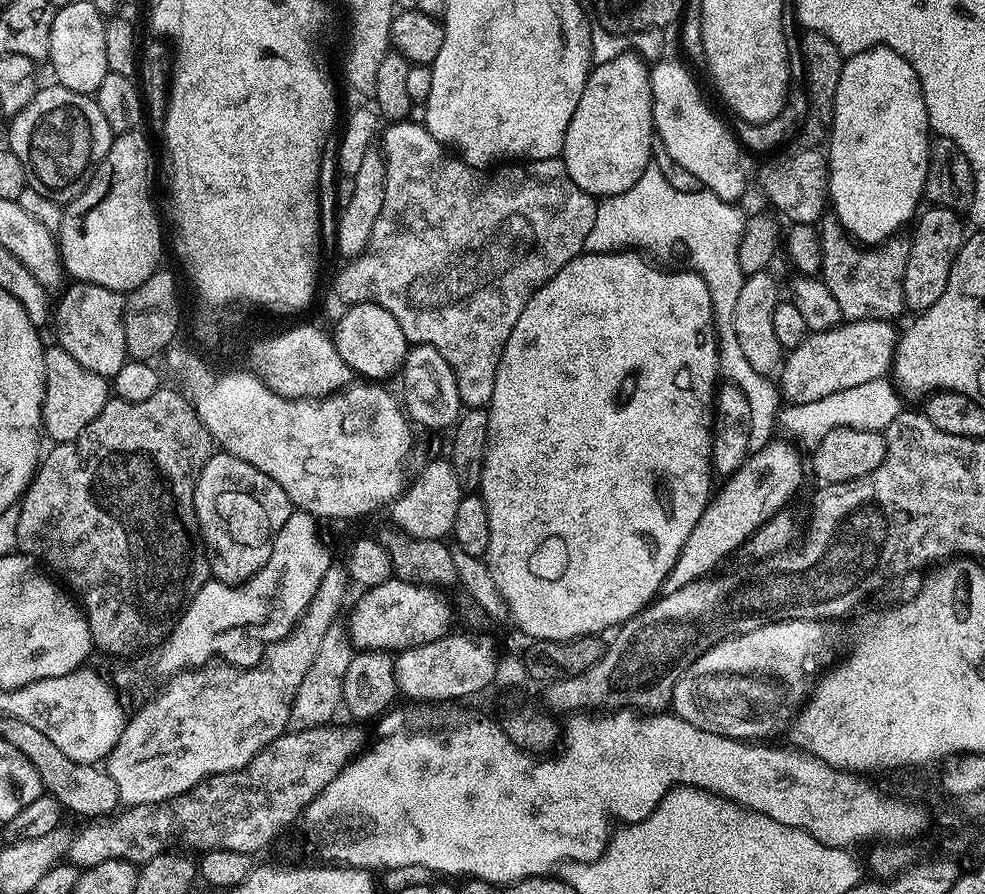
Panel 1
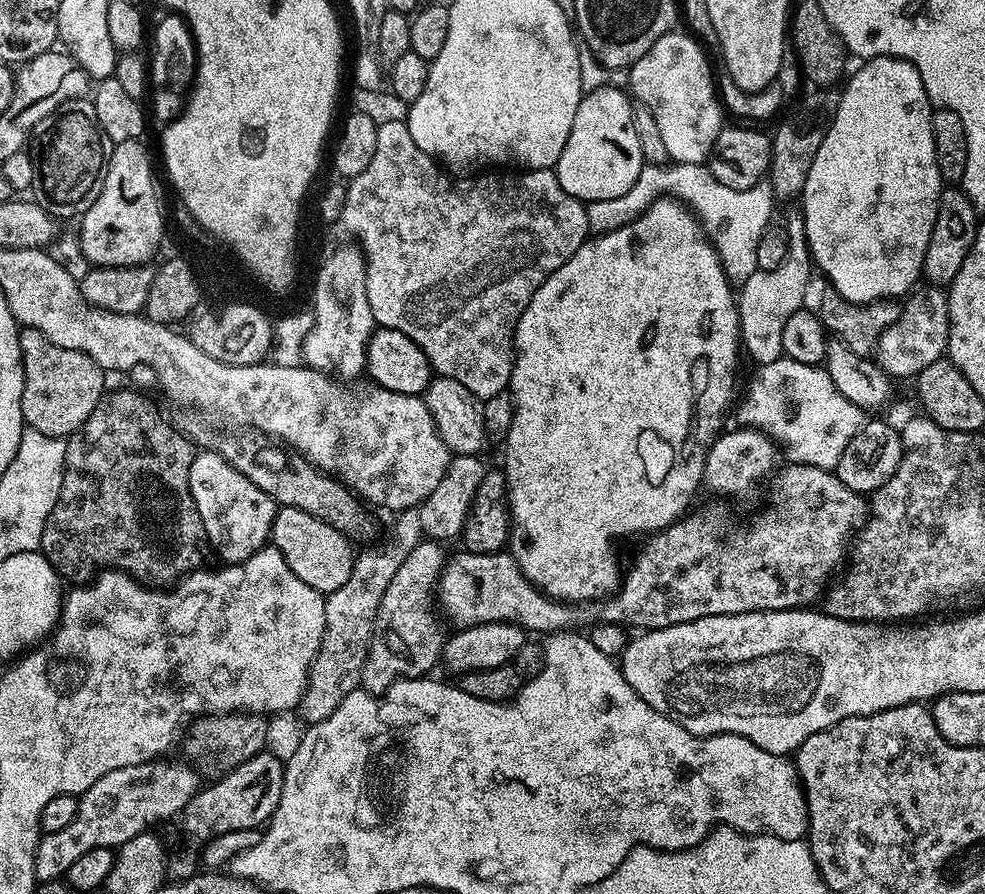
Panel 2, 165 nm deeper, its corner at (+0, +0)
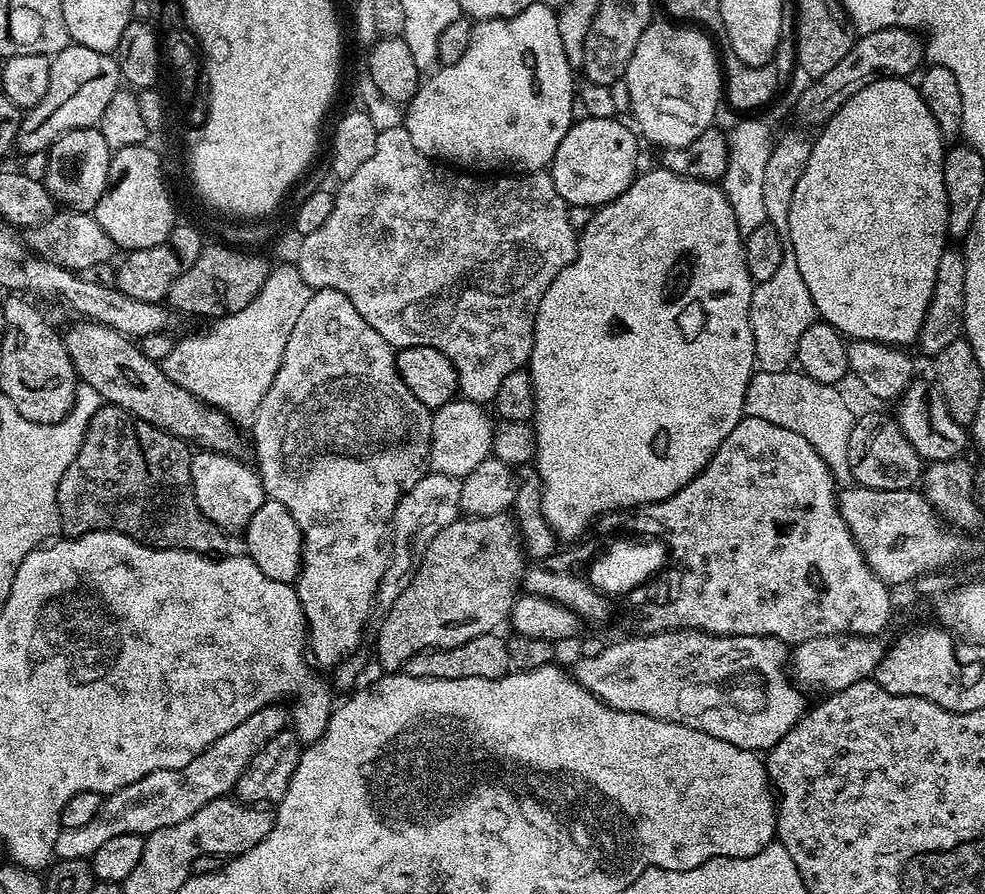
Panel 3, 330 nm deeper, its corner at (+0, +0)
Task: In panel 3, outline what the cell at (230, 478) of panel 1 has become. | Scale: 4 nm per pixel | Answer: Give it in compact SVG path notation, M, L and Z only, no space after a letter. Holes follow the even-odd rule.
M200 450L193 455L190 466L192 489L202 514L229 534L243 533L250 518L254 518L254 513L258 511L258 506L262 506L266 499L260 473L251 463L243 464L236 459L240 458L226 452Z

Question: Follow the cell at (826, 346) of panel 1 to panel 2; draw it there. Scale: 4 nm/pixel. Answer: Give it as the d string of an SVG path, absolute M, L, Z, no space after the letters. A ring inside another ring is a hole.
M920 286L903 301L900 316L876 343L874 359L883 372L889 377L908 376L915 378L919 372L926 370L930 362L938 362L948 350L948 331L950 330L950 310L948 309L948 293L940 286Z

